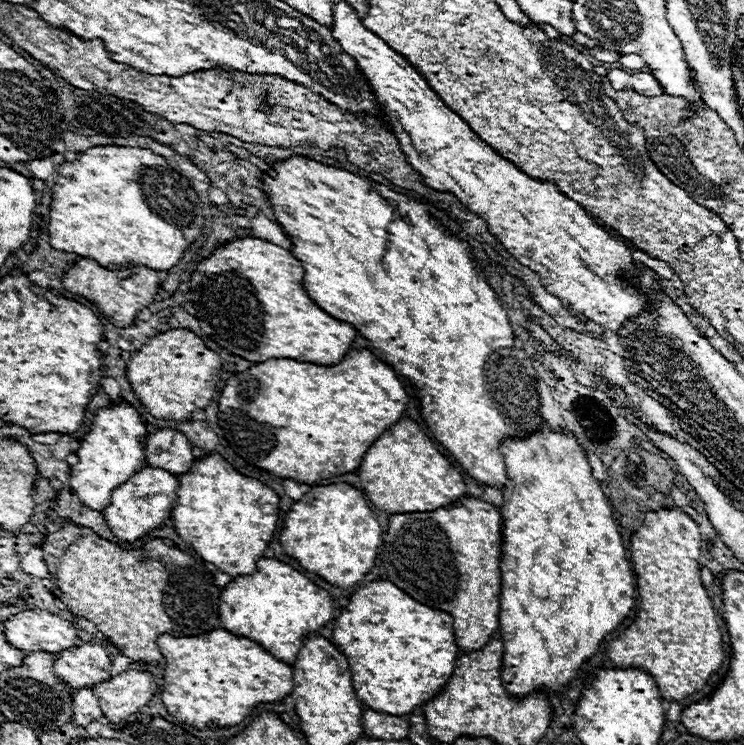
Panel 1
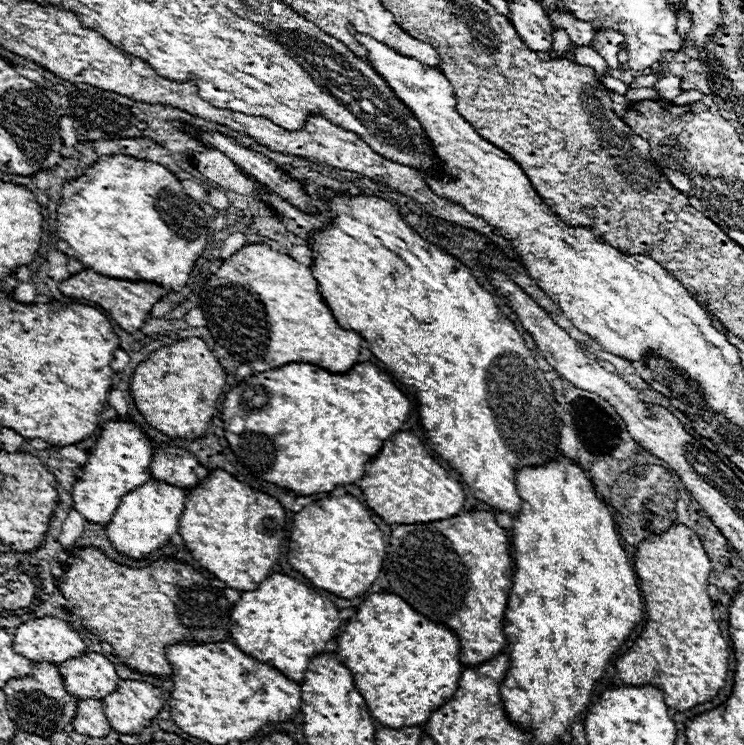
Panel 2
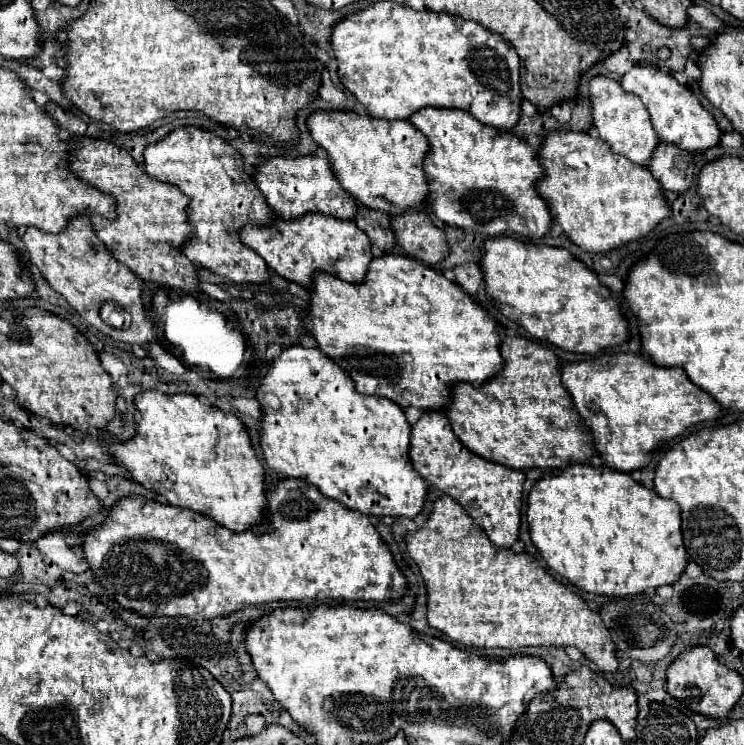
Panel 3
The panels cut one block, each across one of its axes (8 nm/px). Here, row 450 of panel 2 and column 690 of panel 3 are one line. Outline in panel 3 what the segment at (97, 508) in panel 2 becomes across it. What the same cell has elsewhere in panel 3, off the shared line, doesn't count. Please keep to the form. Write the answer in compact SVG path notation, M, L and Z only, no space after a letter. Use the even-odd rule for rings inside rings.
M634 66L620 80L622 88L630 94L636 94L652 116L652 126L660 134L662 142L676 144L688 152L702 152L720 142L720 128L714 116L700 104L700 100L682 84L676 82L670 74L654 68L654 66Z

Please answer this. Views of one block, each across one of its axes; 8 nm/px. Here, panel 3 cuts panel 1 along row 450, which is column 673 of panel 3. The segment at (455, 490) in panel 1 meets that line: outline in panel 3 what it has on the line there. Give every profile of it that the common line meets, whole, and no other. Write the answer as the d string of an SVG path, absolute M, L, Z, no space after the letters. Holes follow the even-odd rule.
M604 354L562 366L562 384L590 426L604 464L622 472L644 468L650 452L686 428L722 416L722 406L698 388L684 370L656 366L642 354Z

